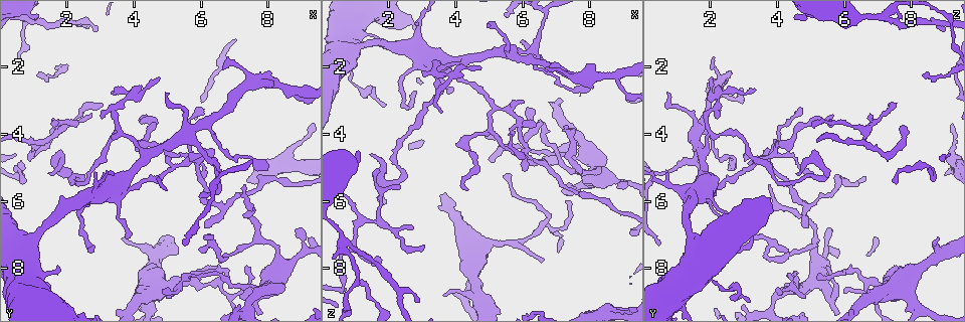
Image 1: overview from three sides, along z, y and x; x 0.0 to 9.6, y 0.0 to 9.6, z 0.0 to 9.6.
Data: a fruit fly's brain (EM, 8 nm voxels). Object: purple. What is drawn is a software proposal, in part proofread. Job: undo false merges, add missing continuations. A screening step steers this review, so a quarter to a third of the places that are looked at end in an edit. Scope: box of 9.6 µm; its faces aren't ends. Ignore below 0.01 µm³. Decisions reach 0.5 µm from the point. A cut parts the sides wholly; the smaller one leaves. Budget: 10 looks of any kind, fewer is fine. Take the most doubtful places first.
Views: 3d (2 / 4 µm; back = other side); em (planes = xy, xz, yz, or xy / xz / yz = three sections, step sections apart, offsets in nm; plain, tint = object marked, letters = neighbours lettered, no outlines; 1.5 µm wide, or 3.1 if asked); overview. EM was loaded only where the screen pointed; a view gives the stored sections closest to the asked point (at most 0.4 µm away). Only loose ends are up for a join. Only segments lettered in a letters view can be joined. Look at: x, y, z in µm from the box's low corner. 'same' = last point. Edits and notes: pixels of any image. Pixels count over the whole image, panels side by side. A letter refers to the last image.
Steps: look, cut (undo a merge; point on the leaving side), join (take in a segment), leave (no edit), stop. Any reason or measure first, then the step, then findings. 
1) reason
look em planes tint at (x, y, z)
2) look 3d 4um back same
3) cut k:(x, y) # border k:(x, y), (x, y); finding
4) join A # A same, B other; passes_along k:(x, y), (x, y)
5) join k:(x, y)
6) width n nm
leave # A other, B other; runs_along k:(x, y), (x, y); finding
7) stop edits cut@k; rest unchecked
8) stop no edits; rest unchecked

three arms meet
look em yz step 8 tint at (5.15, 4.90, 3.25)

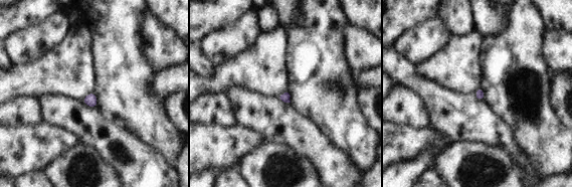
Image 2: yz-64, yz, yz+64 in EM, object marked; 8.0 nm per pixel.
look em planes letters same

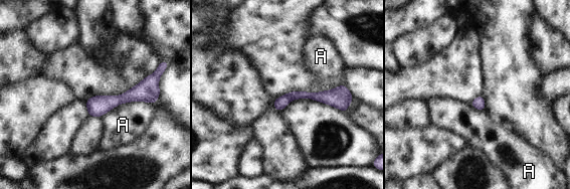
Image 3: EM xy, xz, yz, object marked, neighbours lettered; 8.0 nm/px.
width 100 nm
leave # A other; runs_along 3:(348, 101), (293, 95), (275, 104); continuous, no second neuron

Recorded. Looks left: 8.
branch stops here
look 3d 2um at (1.85, 3.85, 7.75)

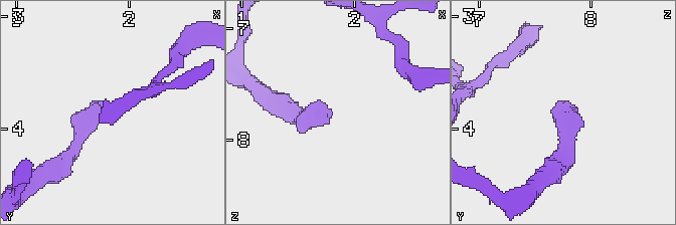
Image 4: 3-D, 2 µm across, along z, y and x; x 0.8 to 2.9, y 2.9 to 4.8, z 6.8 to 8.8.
look em planes letters at (1.80, 3.86, 7.80)

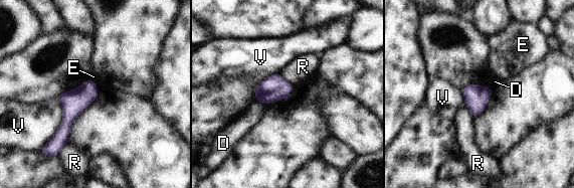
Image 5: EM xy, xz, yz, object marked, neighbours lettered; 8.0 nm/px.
leave # D other, E other, R other, V other; runs_along 5:(90, 81), (71, 107), (60, 139); none of them fits

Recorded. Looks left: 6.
free end
look 3d 4um at (4.95, 2.70, 0.75)

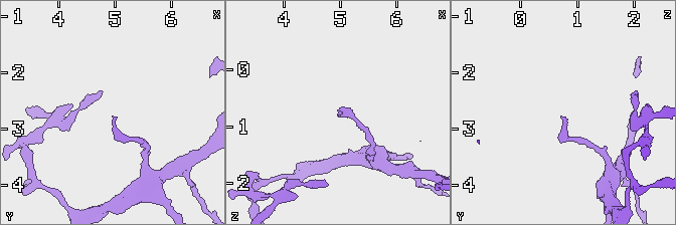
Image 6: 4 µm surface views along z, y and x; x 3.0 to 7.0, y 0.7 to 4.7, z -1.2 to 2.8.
now the EM
look em planes plain at (5.00, 2.75, 0.75)

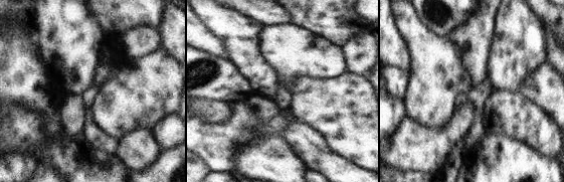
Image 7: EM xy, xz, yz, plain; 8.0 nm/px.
look em planes letters same

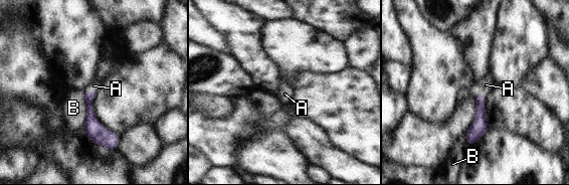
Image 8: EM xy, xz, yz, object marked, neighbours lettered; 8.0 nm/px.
width 70 nm
join A # A same, B other; passes_along 8:(480, 127), (484, 98), (486, 84); it goes on there

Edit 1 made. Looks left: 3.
branch point
look em xz step 4 tint at (3.65, 4.00, 2.00)

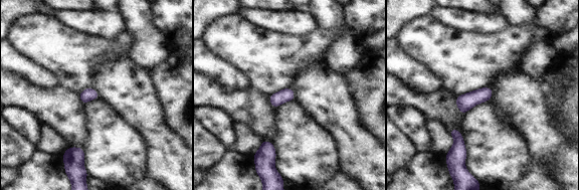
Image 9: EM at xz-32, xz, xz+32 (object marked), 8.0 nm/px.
look em planes letters same

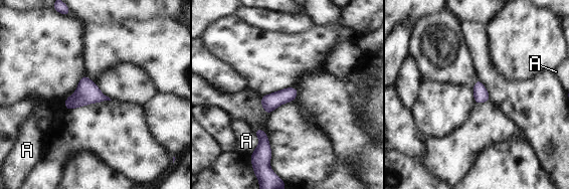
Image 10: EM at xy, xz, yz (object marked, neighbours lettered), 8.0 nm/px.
leave # A other; border 10:(253, 131), (258, 144), (250, 153); all the same neuron

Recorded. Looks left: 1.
stop edits join@8; rest unchecked

